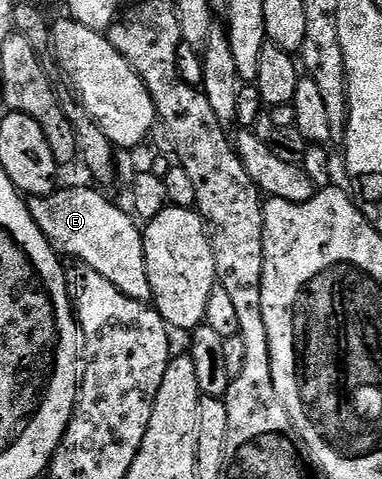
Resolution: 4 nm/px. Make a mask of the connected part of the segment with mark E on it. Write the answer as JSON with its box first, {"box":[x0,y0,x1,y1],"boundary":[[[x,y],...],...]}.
{"box":[28,187,151,301],"boundary":[[[70,187],[67,191],[55,189],[51,195],[31,198],[28,206],[36,225],[59,256],[67,260],[79,259],[79,264],[91,267],[100,277],[112,281],[129,299],[146,301],[151,298],[142,231],[129,214],[126,216],[104,196],[86,187]]]}

